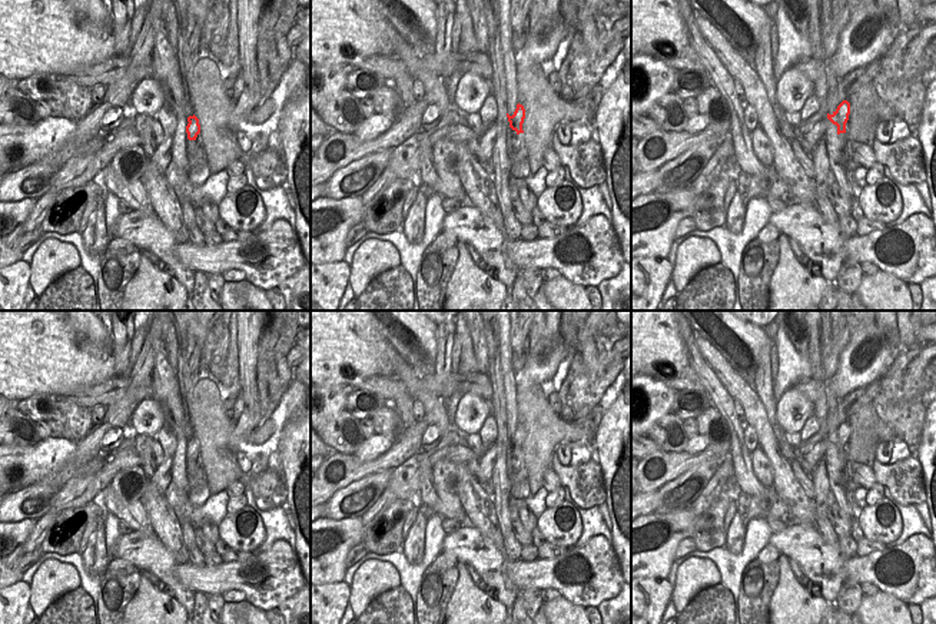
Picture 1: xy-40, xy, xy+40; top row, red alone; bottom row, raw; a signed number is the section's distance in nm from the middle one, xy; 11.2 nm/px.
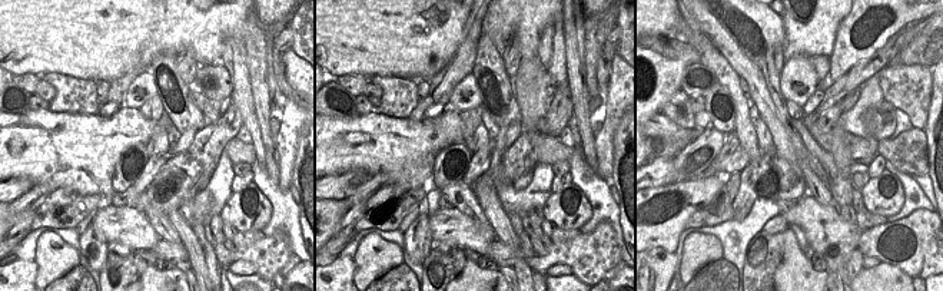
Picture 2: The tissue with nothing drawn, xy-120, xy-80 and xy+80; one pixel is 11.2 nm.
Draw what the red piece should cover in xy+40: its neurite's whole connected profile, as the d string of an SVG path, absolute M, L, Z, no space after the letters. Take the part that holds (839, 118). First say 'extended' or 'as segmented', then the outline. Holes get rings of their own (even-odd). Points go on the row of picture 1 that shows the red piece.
as segmented; M843 100L832 114L827 113L827 119L837 126L837 135L846 133L849 114L850 103L847 100Z

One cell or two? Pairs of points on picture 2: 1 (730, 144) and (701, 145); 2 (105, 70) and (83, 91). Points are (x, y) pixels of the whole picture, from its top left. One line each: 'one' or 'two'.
1: two
2: two

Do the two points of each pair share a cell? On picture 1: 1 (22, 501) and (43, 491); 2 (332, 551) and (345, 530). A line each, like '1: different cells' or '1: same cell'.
1: same cell
2: same cell

